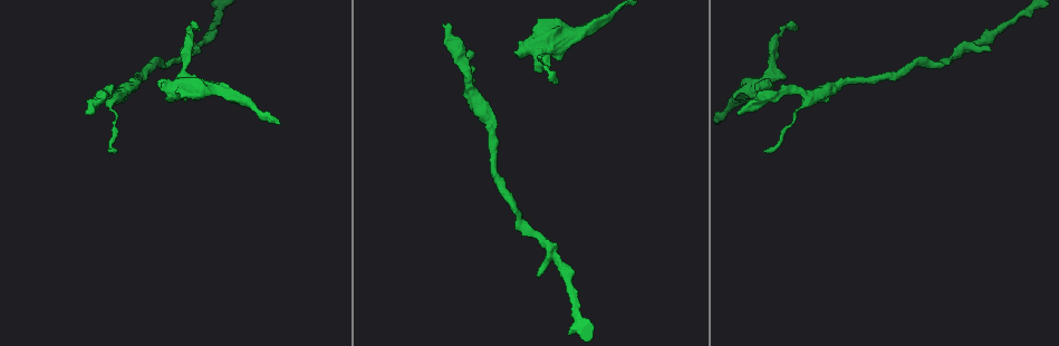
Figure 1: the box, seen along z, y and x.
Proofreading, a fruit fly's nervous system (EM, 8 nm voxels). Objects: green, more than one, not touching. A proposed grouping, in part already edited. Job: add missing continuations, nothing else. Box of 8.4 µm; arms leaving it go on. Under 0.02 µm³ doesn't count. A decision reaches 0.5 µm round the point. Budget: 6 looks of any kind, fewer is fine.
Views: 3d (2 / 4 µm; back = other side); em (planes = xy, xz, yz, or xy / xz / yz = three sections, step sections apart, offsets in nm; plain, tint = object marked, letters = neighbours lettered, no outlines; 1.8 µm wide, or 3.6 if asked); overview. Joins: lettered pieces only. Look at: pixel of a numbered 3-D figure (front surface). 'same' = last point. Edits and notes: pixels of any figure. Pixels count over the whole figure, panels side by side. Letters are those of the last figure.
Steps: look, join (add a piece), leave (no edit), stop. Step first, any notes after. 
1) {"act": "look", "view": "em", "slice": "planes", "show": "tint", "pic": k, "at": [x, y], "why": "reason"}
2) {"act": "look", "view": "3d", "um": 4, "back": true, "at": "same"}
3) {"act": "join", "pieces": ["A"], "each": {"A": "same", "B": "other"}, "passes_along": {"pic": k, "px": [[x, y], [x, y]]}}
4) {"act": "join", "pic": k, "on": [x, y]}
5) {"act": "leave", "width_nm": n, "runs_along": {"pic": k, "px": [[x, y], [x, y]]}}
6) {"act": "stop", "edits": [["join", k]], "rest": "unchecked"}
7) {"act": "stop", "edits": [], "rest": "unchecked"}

{"act": "look", "view": "em", "slice": "xz", "step": 8, "show": "letters", "pic": 1, "at": [88, 113], "why": "branch stops here"}

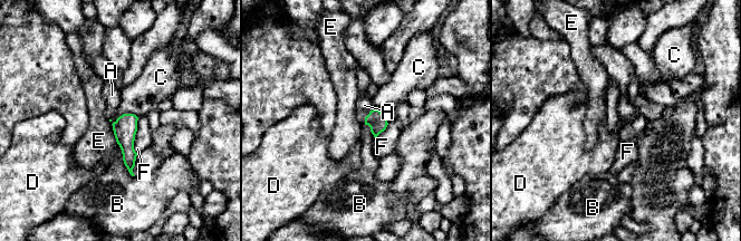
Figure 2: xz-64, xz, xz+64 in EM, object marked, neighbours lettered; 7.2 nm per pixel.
{"act": "join", "pic": 2, "on": [364, 105], "each": {"A": "same", "B": "other", "C": "other", "D": "other", "E": "other", "F": "other"}, "found": "it goes on there"}

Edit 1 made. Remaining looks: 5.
{"act": "look", "view": "overview"}

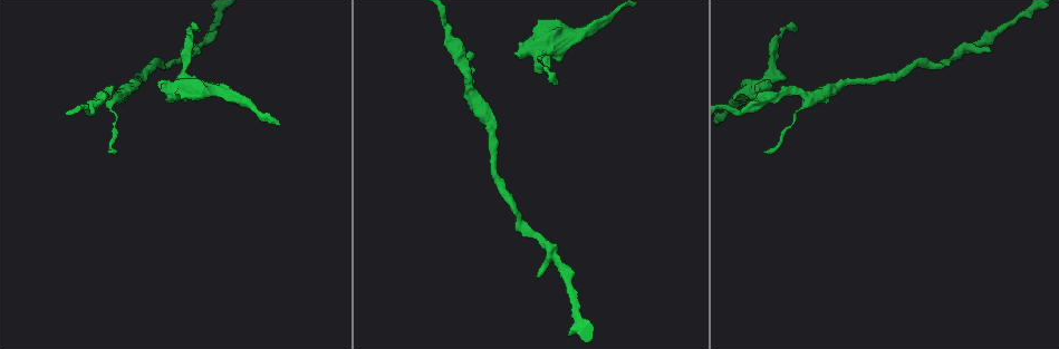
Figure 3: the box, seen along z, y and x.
{"act": "look", "view": "3d", "um": 2, "pic": 3, "at": [158, 87]}

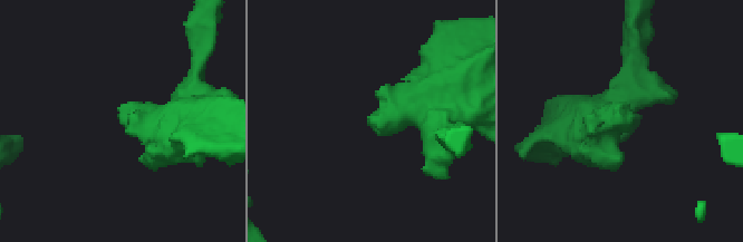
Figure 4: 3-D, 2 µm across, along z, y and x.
{"act": "look", "view": "em", "slice": "planes", "show": "letters", "pic": 4, "at": [369, 124]}

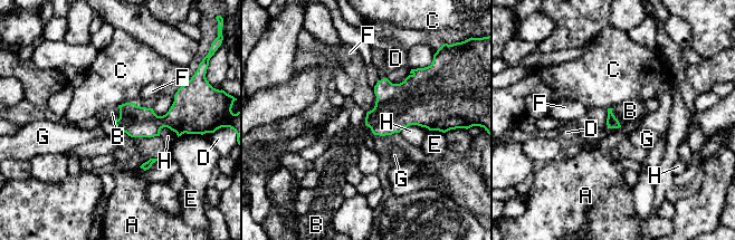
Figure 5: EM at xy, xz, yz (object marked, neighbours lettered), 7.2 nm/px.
{"act": "join", "pic": 5, "on": [112, 113], "each": {"A": "other", "B": "same", "C": "other", "D": "other", "E": "other", "F": "other", "G": "other", "H": "other"}, "found": "it goes on there"}

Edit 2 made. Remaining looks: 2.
{"act": "look", "view": "overview"}

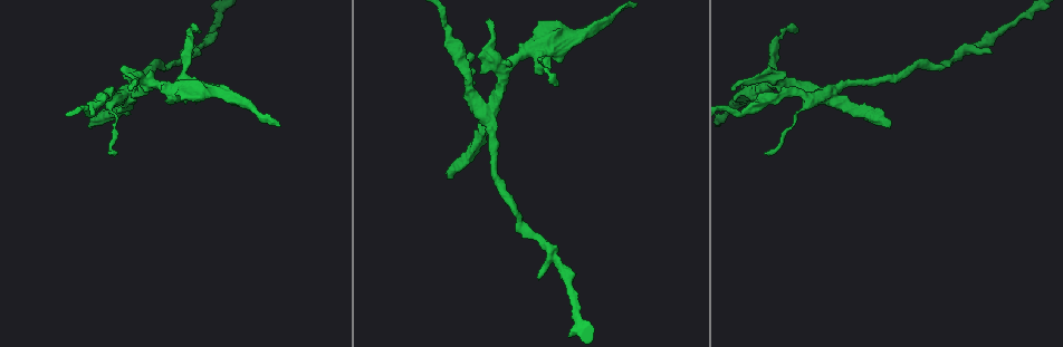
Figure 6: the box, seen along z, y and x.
{"act": "look", "view": "em", "slice": "planes", "show": "letters", "pic": 6, "at": [89, 126], "why": "an open end"}

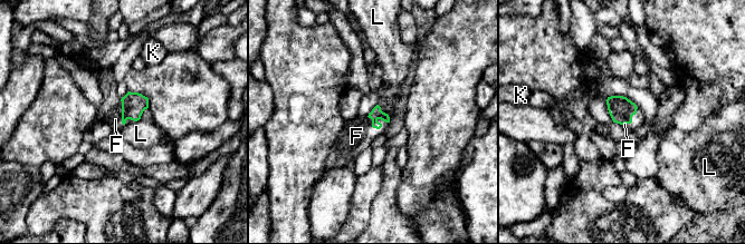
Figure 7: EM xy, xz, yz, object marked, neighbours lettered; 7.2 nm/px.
{"act": "join", "pic": 7, "on": [115, 119], "each": {"F": "same", "K": "other", "L": "other"}, "passes_along": {"pic": 7, "px": [[133, 104], [122, 113], [115, 119]]}, "found": "it goes on there"}

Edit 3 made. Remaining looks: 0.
{"act": "stop", "edits": [["join", 2], ["join", 5], ["join", 7]], "rest": "unchecked"}

